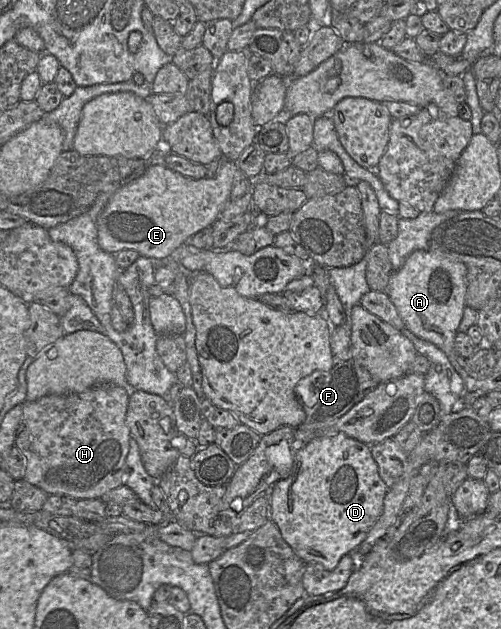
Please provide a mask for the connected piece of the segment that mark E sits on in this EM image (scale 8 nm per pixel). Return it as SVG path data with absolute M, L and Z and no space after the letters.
M227 160L213 178L192 179L168 168L161 161L149 162L145 172L129 184L119 188L97 218L98 243L102 250L116 254L124 249L137 251L152 260L169 257L190 237L212 226L224 208L238 170L235 161Z

